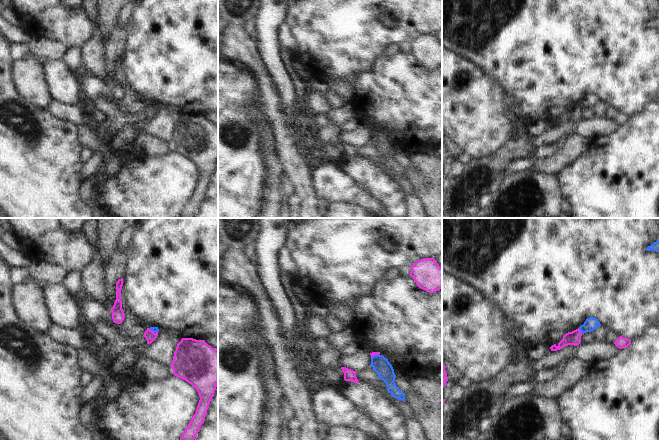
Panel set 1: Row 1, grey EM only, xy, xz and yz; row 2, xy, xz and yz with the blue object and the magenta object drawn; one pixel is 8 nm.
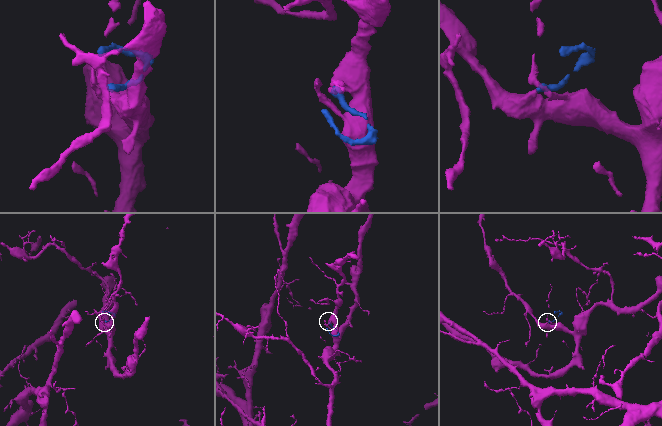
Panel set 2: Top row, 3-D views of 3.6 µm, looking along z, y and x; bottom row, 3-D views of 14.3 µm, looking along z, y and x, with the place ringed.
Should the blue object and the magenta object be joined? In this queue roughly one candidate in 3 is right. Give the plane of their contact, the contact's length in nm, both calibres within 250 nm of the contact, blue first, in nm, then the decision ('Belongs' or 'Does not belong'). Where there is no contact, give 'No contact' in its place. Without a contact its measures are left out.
Touches blue in yz. Shared border 60 nm. Thickness 100 nm (blue) against 110 nm. Does not belong.

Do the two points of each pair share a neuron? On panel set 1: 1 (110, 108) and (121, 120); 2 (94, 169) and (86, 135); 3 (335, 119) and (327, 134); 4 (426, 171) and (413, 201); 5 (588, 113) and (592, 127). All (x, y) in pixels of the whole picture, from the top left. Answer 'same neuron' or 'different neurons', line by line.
1: same neuron
2: different neurons
3: same neuron
4: different neurons
5: different neurons

